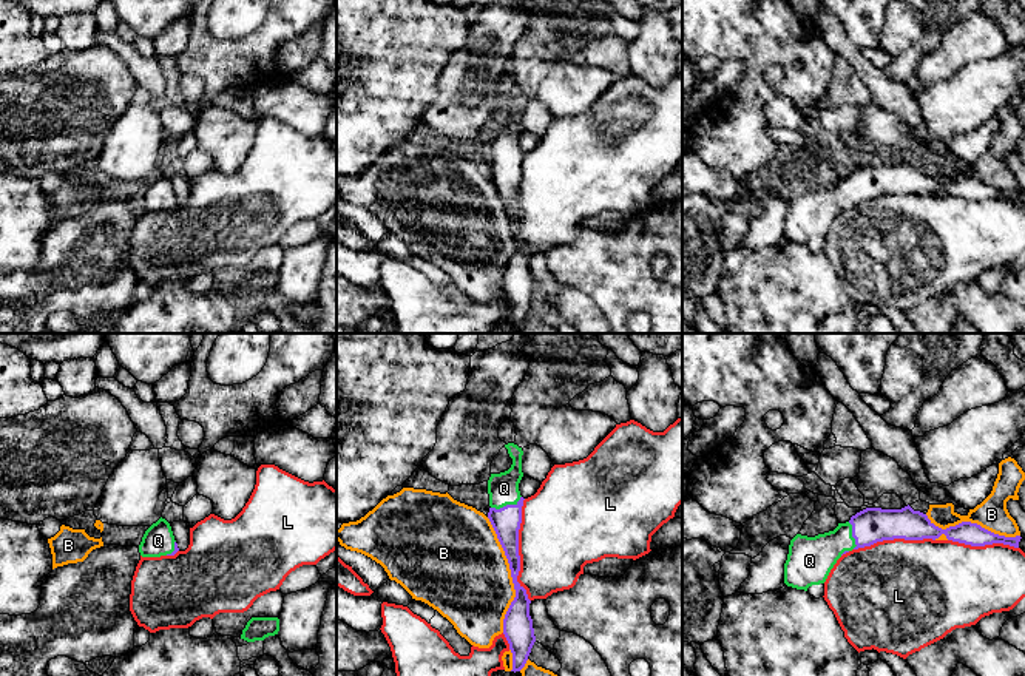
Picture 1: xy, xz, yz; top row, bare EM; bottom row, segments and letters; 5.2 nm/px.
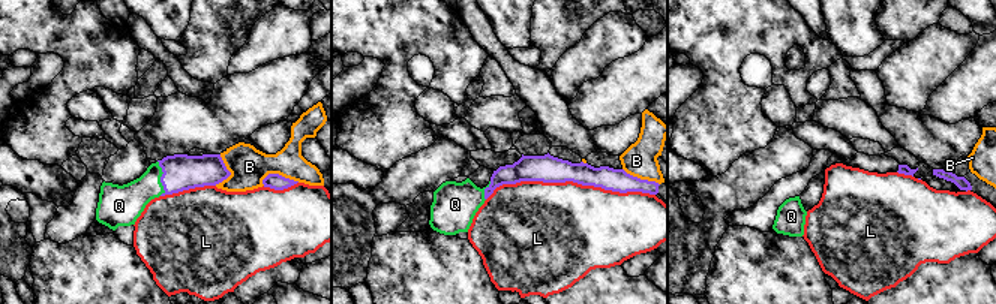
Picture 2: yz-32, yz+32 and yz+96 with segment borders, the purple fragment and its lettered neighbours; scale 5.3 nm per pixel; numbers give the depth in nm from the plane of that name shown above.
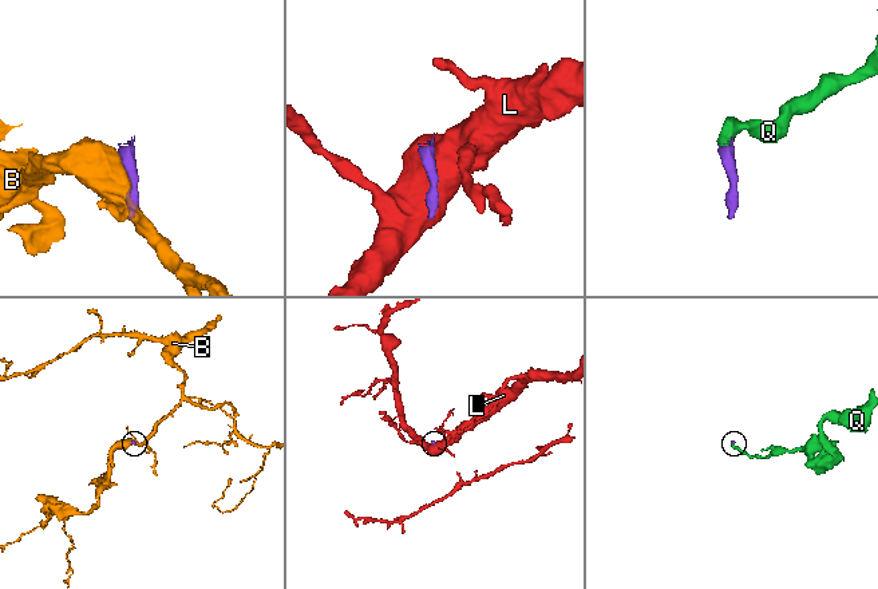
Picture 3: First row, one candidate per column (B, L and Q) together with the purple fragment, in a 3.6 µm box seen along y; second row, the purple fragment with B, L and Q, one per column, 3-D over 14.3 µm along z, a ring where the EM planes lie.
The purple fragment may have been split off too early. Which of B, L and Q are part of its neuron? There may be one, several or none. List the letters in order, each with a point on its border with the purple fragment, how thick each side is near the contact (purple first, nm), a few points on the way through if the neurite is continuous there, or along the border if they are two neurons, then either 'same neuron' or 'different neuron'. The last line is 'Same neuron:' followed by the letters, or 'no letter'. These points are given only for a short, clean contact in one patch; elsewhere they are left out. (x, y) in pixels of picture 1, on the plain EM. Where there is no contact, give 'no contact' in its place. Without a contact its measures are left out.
B: xz (511, 229) | 140/480 nm | different neuron
L: xz (517, 204) | 150/420 nm | different neuron
Q: xz (507, 159) | 150/160 nm | across xz (507, 175), (507, 159), (504, 142) | same neuron
Same neuron: Q

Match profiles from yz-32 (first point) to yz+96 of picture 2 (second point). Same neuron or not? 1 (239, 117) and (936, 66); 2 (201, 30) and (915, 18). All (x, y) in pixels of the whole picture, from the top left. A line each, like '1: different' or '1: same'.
1: different
2: same

